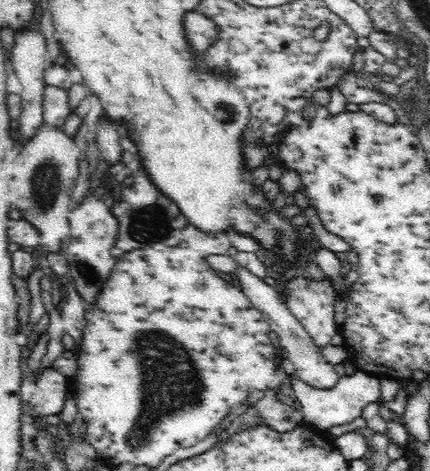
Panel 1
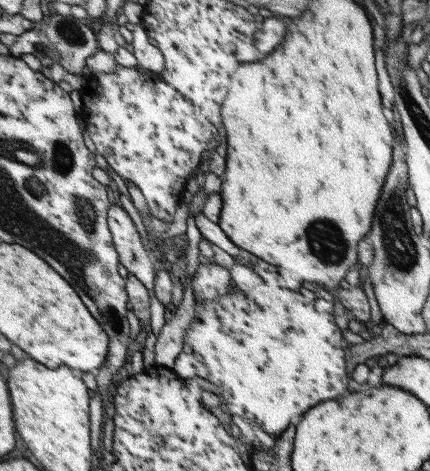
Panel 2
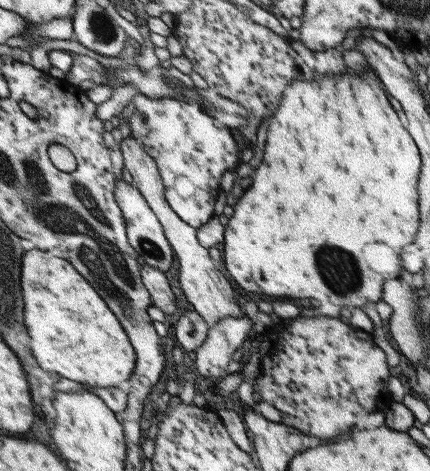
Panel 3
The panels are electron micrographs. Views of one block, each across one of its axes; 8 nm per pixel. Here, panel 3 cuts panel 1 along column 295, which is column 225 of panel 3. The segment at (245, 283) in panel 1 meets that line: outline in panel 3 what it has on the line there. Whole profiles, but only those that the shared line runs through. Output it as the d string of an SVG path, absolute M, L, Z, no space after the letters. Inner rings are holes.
M242 315L224 317L210 325L204 343L194 351L198 374L224 378L232 354L249 340L252 324L249 317Z

